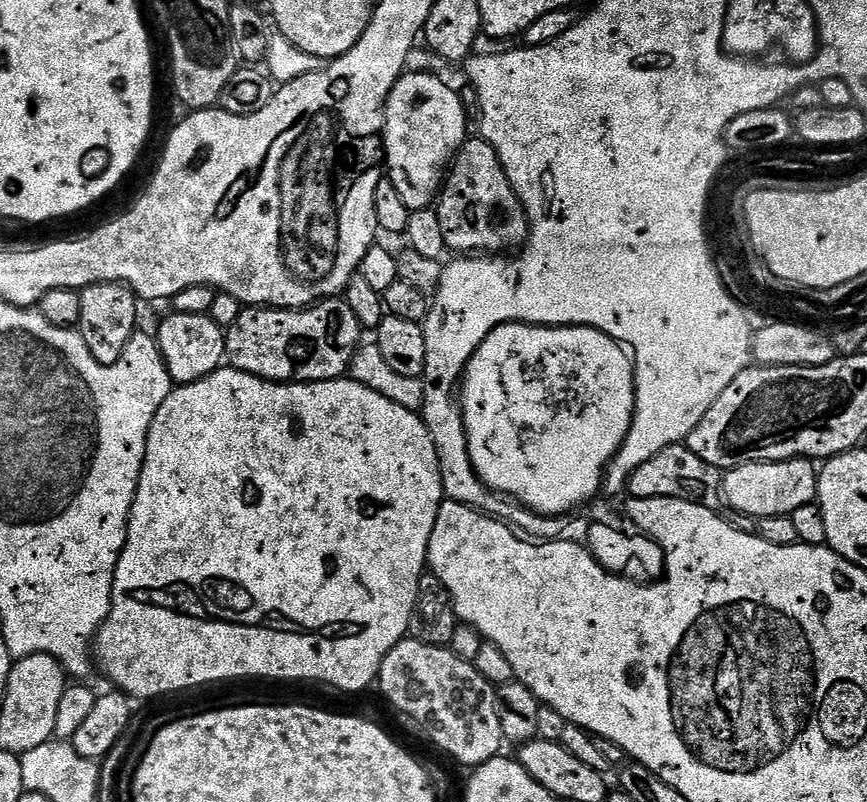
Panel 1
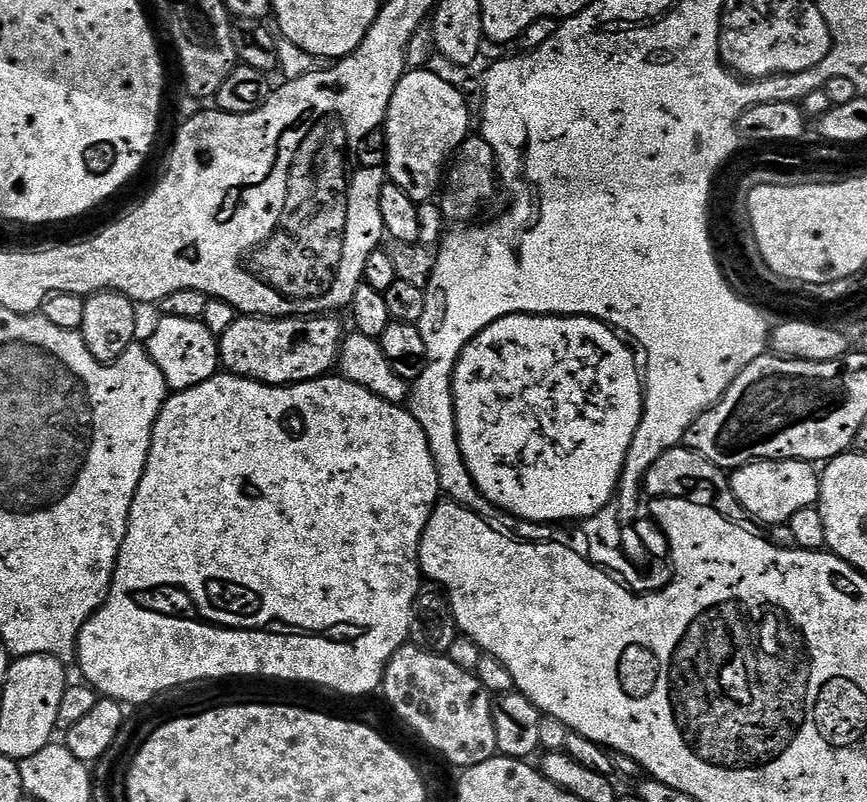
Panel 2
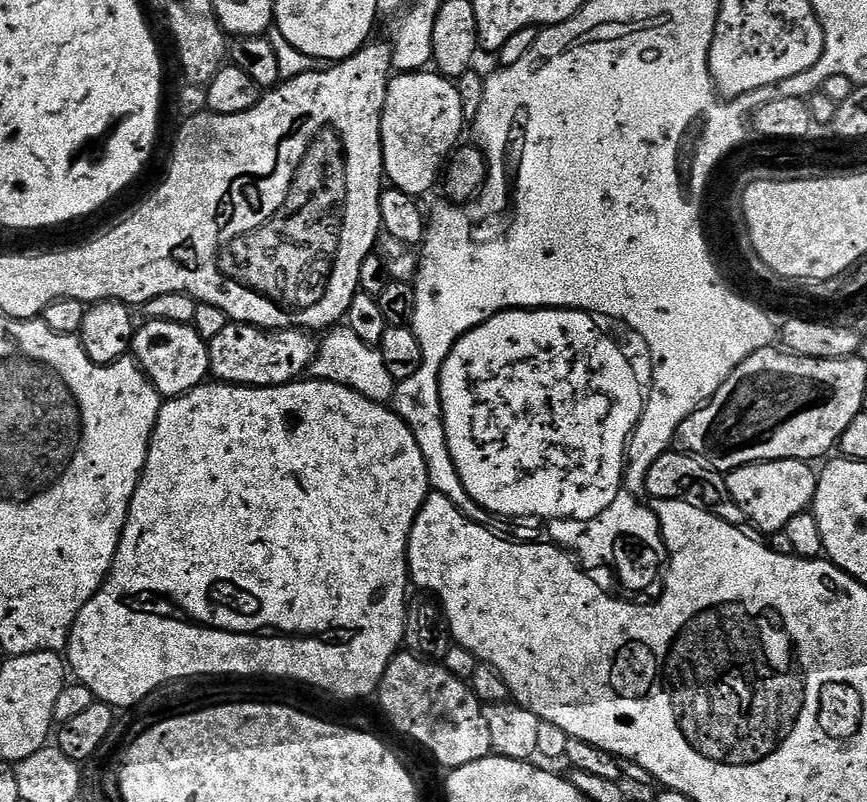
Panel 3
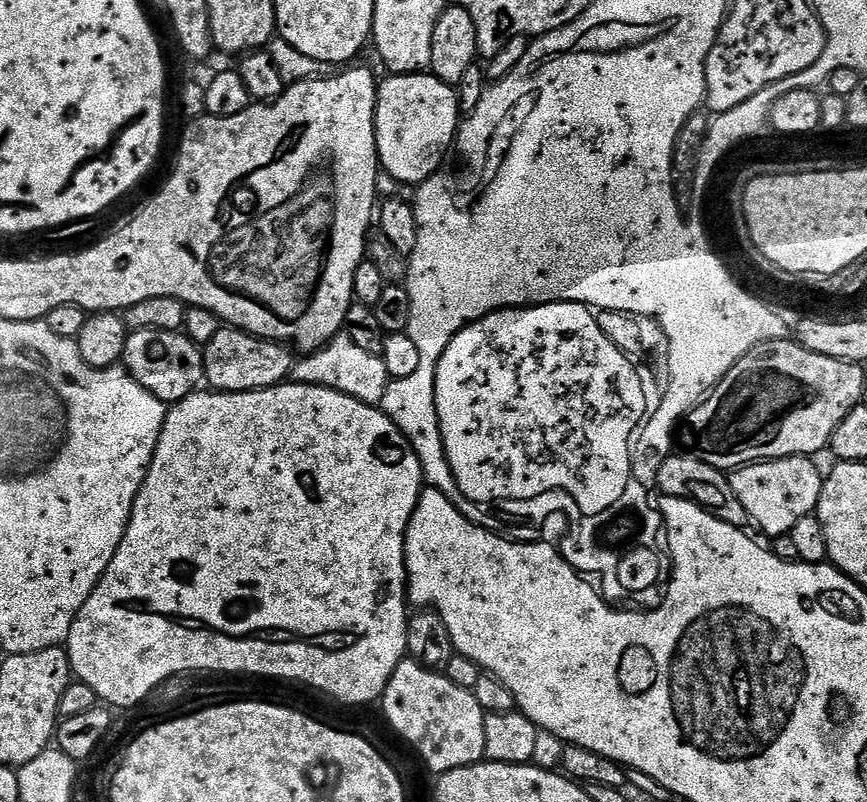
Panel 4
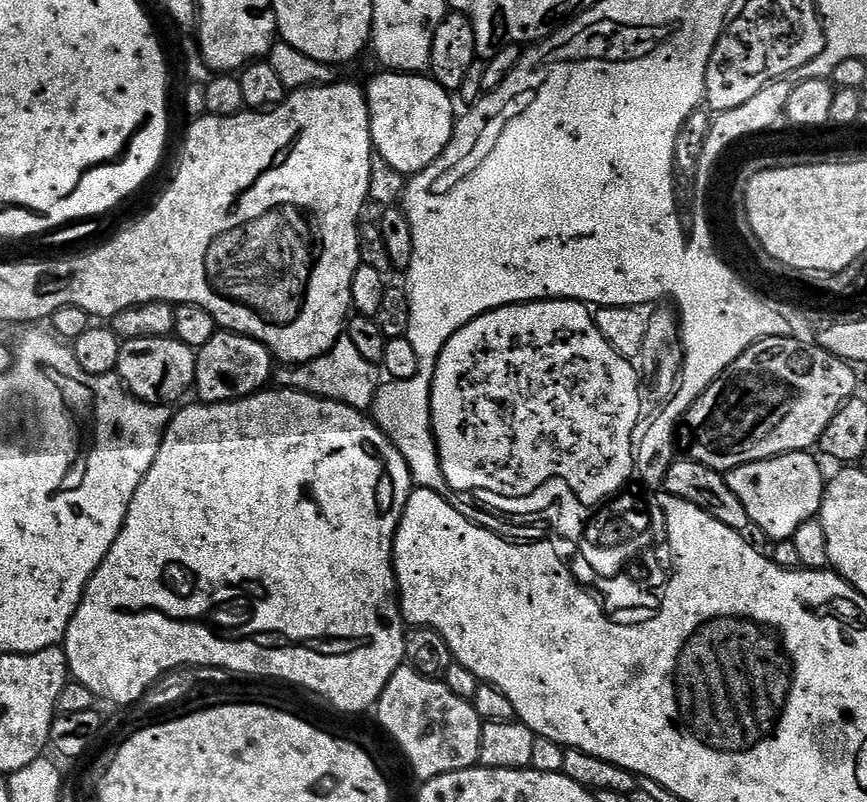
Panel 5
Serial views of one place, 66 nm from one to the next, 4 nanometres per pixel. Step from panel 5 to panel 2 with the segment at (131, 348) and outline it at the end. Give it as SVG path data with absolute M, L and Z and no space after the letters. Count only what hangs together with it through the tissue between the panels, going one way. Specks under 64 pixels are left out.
M161 315L159 319L156 329L149 334L148 340L146 339L146 347L154 366L162 370L162 378L166 378L172 392L185 392L221 371L218 337L206 330L203 320L165 315Z

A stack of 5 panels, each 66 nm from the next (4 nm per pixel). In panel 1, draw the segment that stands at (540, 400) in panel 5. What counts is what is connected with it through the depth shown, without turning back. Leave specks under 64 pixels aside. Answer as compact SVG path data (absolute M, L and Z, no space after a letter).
M499 324L478 346L478 350L470 358L462 377L464 388L464 433L472 436L472 460L476 460L476 468L480 468L480 476L488 480L488 484L496 484L496 488L504 488L504 492L512 492L512 496L520 496L520 500L532 504L532 508L540 508L540 512L560 512L569 508L596 488L600 477L600 468L604 468L604 460L612 456L612 448L620 444L620 436L624 436L624 428L628 428L628 412L632 412L632 372L628 372L628 360L620 356L620 348L612 344L612 340L604 340L604 336L596 336L596 332L570 330L556 332L547 324Z

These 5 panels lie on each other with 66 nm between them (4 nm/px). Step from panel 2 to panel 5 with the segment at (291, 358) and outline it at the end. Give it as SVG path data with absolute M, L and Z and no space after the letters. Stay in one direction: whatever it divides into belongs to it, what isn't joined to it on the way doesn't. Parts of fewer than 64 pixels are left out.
M217 330L214 338L196 352L194 392L205 404L225 404L263 392L274 376L274 357L262 342L237 332Z

